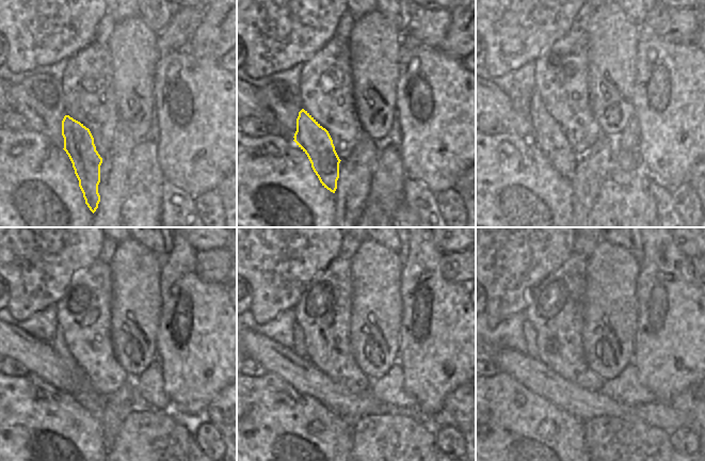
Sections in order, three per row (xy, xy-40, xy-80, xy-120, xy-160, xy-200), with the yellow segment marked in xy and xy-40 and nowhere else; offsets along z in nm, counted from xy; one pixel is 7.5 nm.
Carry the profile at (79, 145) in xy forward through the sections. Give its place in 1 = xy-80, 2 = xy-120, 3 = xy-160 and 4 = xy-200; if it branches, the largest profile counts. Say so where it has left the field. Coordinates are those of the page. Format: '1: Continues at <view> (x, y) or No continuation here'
1: Continues at xy-80 (547, 134)
2: Continues at xy-120 (59, 345)
3: Continues at xy-160 (298, 346)
4: Continues at xy-200 (528, 330).

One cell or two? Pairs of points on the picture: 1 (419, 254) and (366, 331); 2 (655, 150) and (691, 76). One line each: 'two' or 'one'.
1: two
2: one

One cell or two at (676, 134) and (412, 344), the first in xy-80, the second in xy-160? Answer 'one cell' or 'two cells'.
one cell

